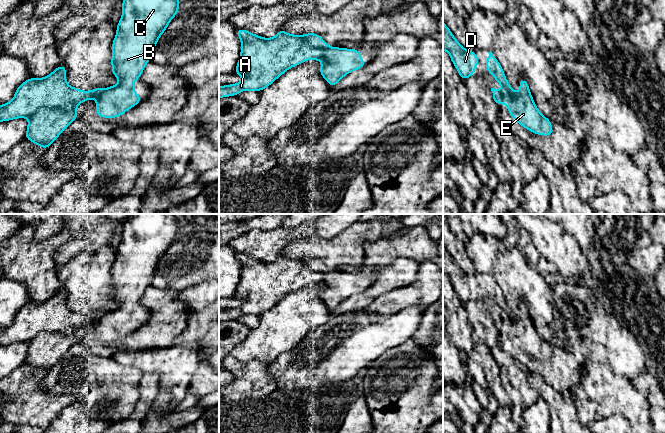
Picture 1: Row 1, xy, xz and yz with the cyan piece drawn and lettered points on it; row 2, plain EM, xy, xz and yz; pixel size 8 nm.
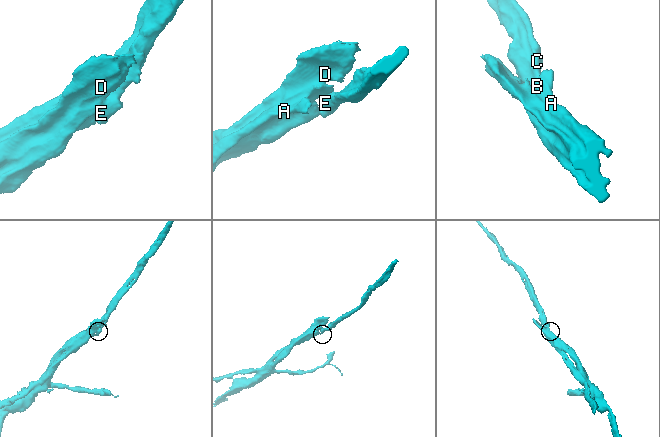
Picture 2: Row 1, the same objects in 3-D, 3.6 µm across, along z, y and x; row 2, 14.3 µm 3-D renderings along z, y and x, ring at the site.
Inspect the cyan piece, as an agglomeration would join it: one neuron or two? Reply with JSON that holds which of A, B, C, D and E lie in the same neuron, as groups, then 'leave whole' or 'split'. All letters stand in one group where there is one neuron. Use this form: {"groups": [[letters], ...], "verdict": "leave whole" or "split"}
{"groups": [["A", "D"], ["B", "C", "E"]], "verdict": "split"}

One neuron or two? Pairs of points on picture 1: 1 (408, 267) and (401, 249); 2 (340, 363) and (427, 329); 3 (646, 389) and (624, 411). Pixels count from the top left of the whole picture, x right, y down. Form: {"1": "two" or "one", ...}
{"1": "two", "2": "two", "3": "two"}

